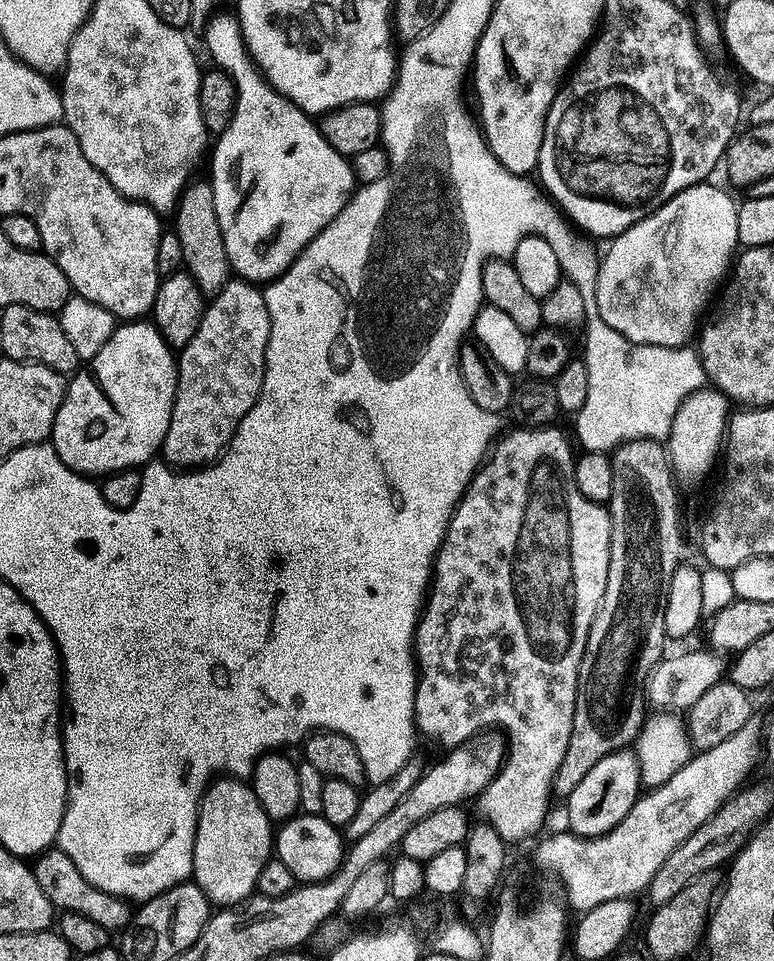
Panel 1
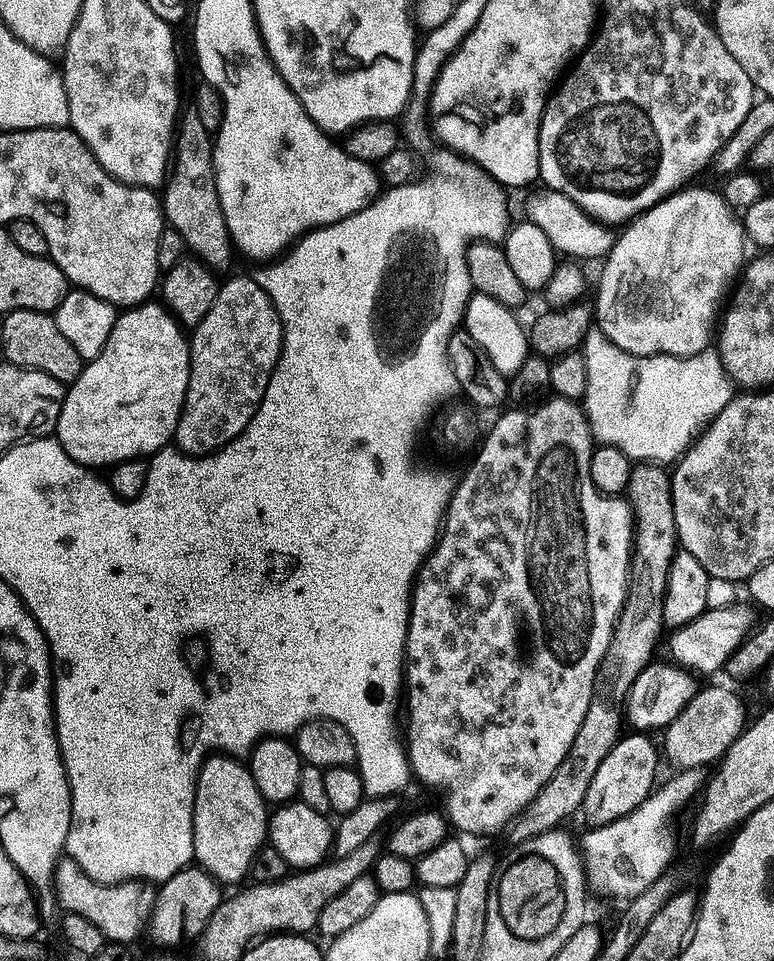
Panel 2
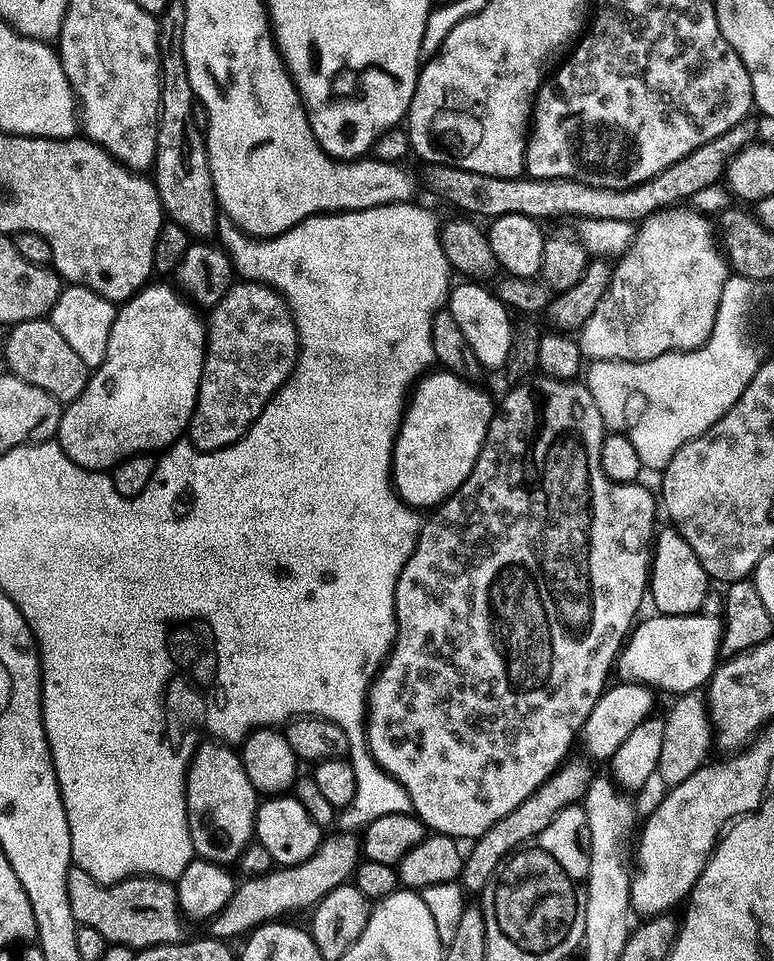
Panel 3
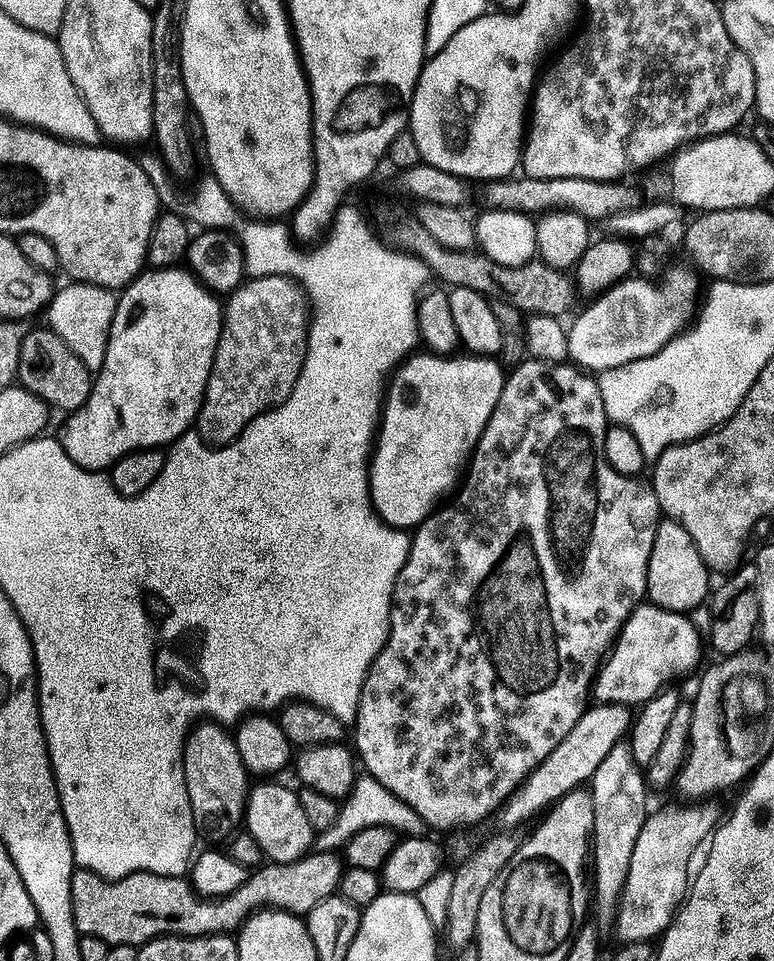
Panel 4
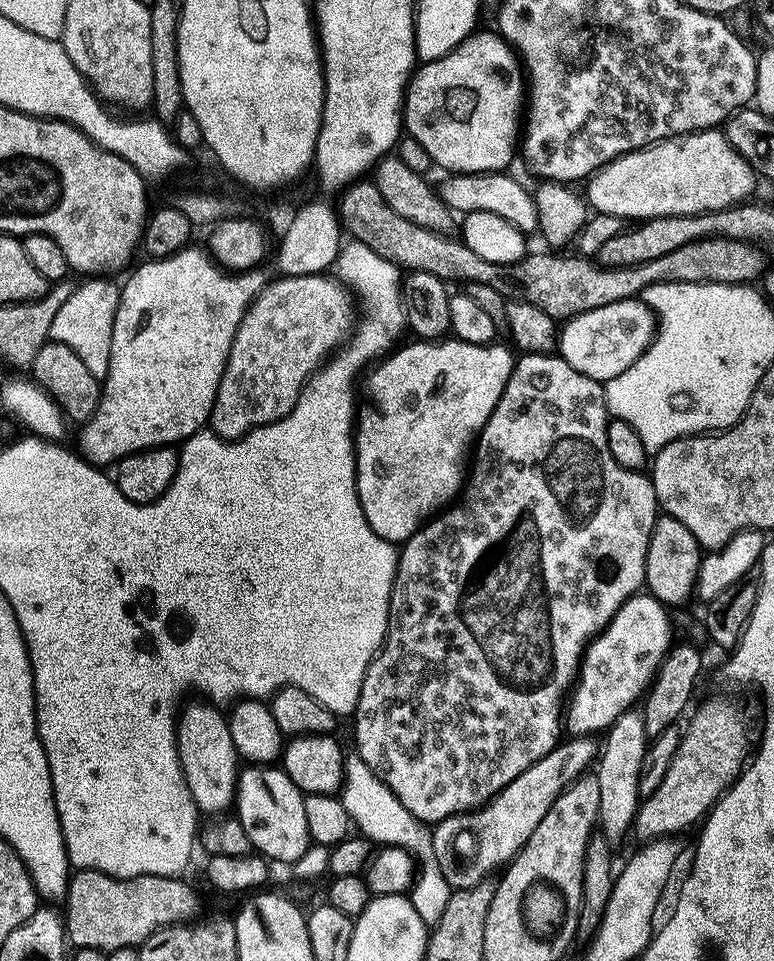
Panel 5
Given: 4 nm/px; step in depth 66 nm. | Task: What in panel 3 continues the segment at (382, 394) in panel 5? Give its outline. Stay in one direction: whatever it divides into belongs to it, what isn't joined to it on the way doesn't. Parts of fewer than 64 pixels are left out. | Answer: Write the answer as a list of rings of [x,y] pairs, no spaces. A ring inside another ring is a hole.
[[[447,370],[439,371],[425,375],[411,393],[393,450],[390,476],[394,481],[394,492],[412,510],[432,507],[435,509],[467,482],[477,458],[482,454],[484,444],[488,441],[488,427],[492,425],[494,415],[492,400],[482,389],[467,384],[463,375]]]

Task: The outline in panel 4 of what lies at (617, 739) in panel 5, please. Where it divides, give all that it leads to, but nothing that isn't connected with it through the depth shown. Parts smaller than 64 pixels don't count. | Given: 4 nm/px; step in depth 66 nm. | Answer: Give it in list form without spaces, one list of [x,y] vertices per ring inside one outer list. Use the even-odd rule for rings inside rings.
[[[627,743],[610,750],[606,762],[598,766],[596,777],[590,781],[590,791],[594,798],[594,904],[600,907],[599,923],[611,925],[618,912],[620,897],[624,895],[630,858],[634,858],[634,846],[638,846],[638,834],[642,834],[642,826],[650,815],[649,783]]]

